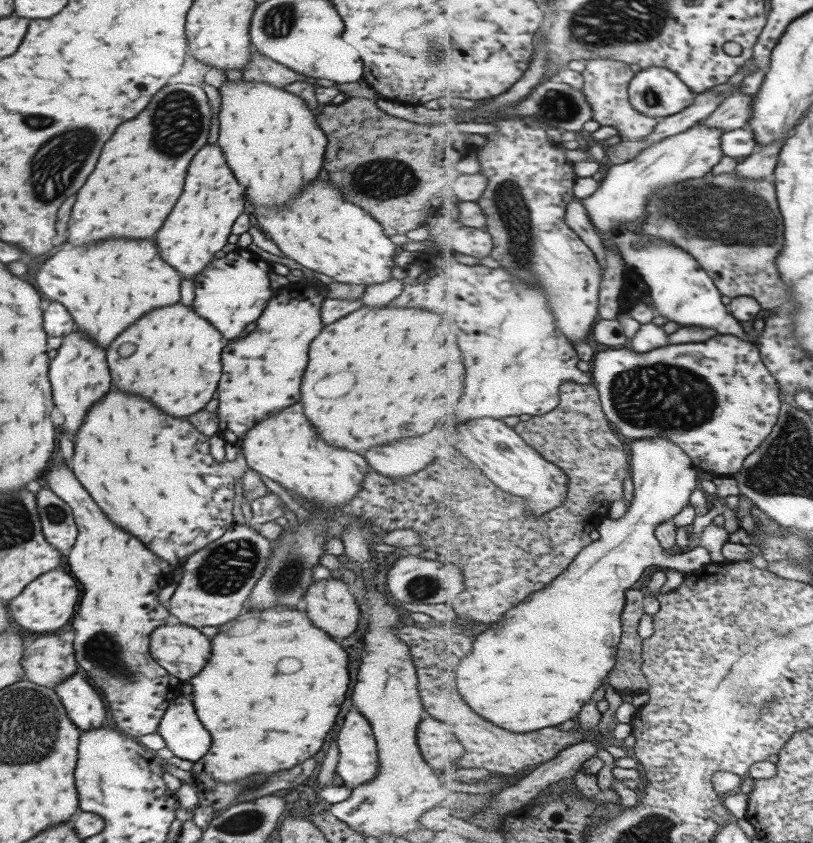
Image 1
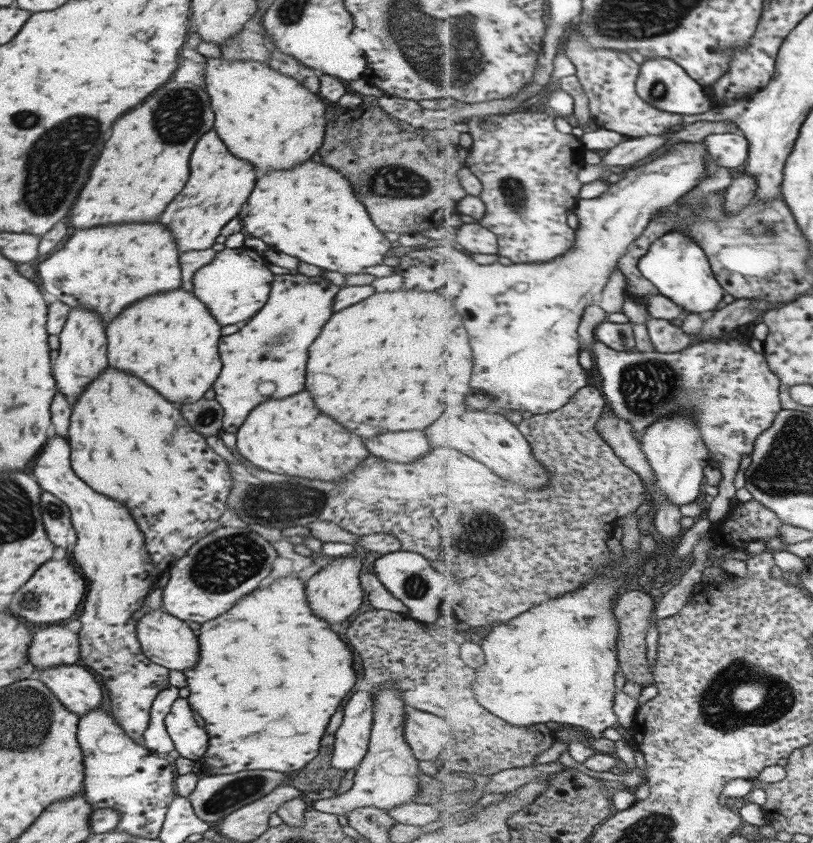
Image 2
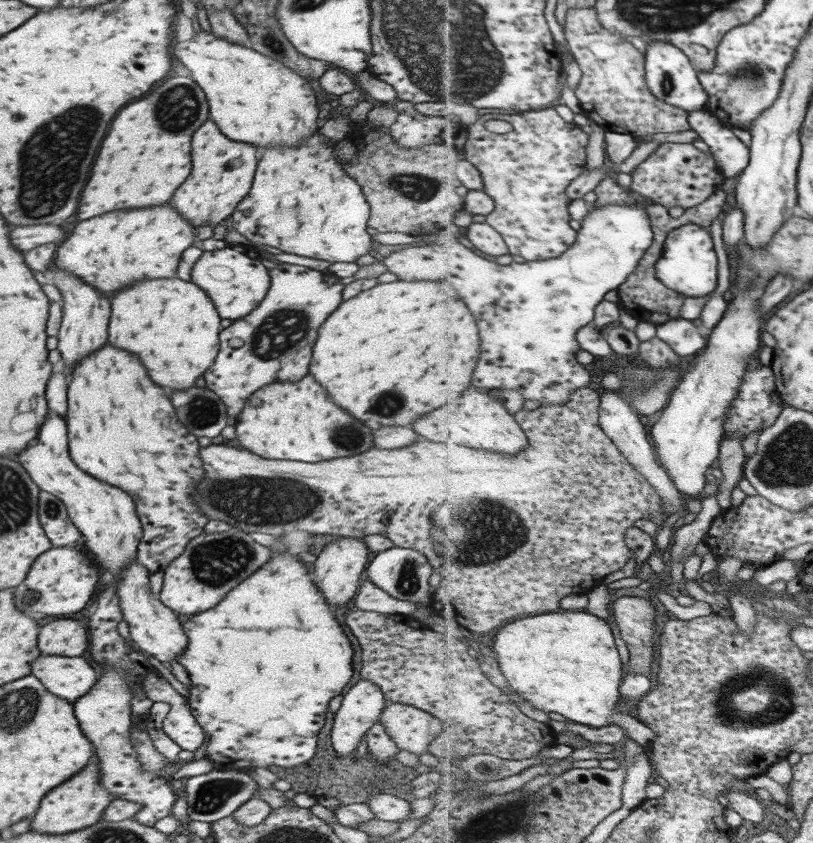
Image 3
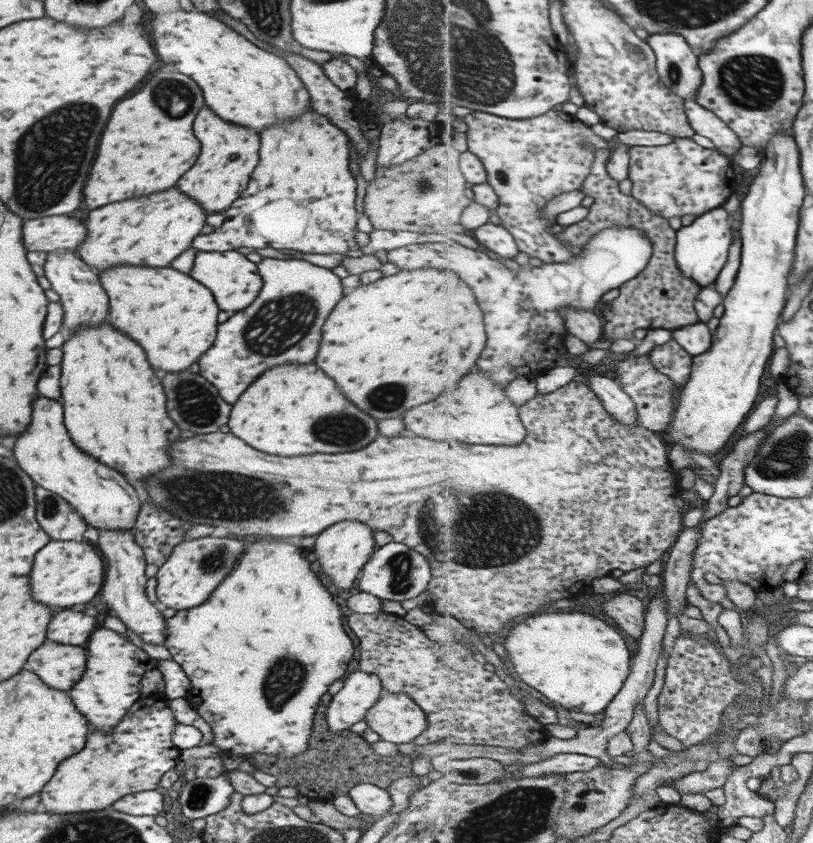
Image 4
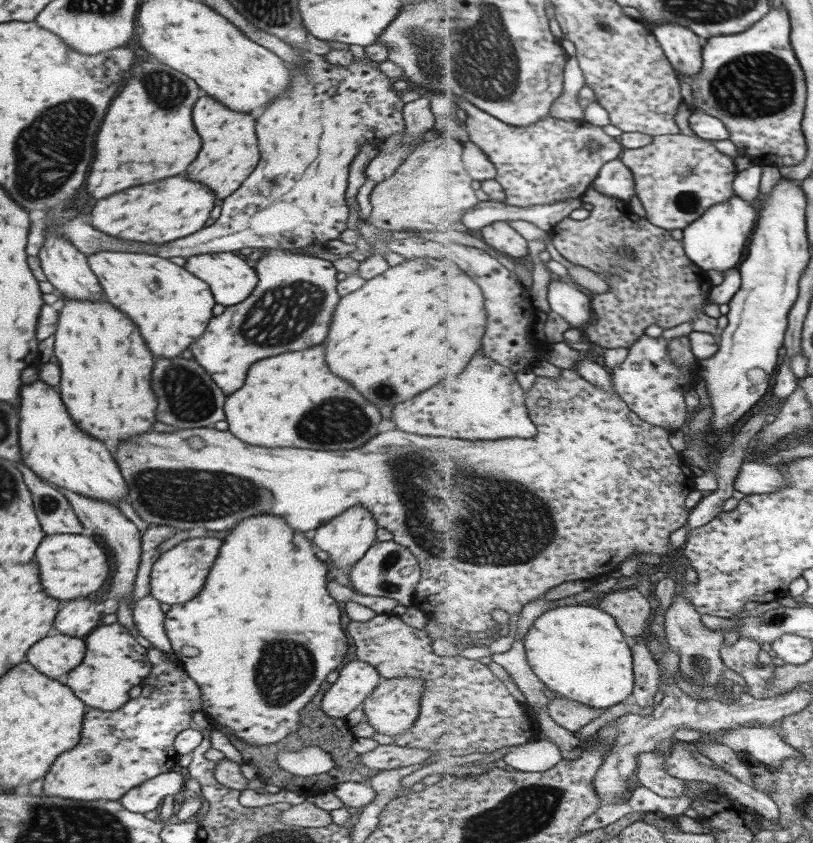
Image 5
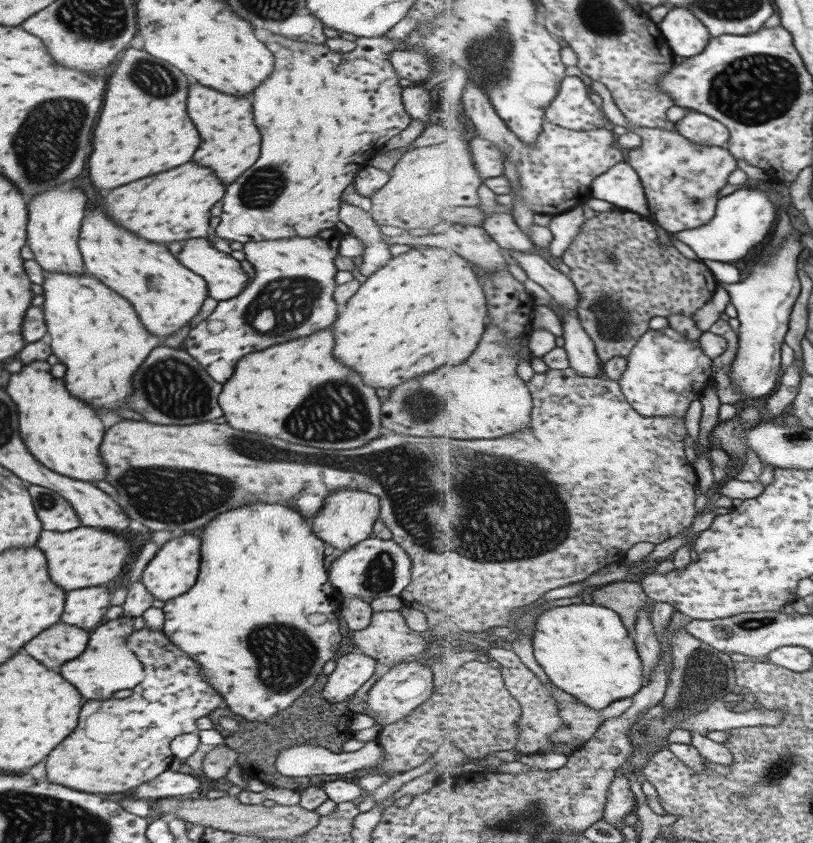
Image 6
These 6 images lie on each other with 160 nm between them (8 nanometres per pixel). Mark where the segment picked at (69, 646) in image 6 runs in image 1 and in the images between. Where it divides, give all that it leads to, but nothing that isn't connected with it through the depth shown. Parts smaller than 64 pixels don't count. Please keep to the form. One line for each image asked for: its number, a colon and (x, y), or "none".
1: (82, 704)
2: (73, 686)
3: (66, 677)
4: (59, 666)
5: (54, 656)

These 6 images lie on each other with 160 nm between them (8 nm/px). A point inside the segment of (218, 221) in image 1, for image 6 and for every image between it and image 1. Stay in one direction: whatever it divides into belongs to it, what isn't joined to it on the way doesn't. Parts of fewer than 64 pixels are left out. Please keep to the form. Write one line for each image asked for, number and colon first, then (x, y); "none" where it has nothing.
2: (219, 182)
3: (221, 171)
4: (228, 153)
5: (228, 153)
6: (229, 144)

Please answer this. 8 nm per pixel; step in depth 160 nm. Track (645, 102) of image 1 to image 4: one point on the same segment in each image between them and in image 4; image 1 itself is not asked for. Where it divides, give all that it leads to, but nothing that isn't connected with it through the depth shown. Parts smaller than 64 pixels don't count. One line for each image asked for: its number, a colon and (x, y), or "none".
2: (664, 83)
3: (671, 75)
4: (678, 62)

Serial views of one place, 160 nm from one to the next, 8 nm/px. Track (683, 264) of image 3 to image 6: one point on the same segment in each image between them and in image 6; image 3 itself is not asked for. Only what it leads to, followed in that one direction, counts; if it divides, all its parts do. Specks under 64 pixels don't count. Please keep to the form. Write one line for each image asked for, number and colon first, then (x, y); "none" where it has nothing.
4: (703, 246)
5: (716, 241)
6: (743, 220)

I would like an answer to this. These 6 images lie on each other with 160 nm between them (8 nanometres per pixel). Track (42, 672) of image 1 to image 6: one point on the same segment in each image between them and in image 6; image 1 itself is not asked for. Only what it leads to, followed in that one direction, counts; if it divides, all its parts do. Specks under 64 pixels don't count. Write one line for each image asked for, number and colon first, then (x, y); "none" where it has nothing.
2: (56, 645)
3: (66, 637)
4: (68, 627)
5: (78, 617)
6: (85, 607)

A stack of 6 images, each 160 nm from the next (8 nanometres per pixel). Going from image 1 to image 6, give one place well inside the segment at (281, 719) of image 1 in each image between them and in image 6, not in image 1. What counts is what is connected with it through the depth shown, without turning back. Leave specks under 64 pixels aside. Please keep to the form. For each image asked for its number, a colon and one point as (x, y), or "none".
2: (265, 696)
3: (263, 662)
4: (259, 651)
5: (267, 631)
6: (260, 622)

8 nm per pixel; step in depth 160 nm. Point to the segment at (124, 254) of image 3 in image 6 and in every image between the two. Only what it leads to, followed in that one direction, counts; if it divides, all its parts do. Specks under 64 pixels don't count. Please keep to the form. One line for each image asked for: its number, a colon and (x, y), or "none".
4: (151, 230)
5: (164, 210)
6: (173, 205)

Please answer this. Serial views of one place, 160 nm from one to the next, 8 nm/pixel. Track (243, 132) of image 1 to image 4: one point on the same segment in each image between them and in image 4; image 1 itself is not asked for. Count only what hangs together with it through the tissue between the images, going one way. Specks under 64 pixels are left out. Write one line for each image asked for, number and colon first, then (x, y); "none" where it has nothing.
2: (262, 116)
3: (252, 98)
4: (241, 83)

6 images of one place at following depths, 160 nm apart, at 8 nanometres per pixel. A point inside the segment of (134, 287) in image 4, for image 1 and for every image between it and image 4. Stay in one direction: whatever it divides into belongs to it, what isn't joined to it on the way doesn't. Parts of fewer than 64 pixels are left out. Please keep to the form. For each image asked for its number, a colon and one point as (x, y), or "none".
1: (174, 363)
2: (168, 340)
3: (171, 326)

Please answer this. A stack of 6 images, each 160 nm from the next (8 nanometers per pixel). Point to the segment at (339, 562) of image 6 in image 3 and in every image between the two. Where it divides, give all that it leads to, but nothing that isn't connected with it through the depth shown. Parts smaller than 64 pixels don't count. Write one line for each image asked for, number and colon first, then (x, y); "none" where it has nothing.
3: (404, 574)
4: (393, 573)
5: (386, 569)

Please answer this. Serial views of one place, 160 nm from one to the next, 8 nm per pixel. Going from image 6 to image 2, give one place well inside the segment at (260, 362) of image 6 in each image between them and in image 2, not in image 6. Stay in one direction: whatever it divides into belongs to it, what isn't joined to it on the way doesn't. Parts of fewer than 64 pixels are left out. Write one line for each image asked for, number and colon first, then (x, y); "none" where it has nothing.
2: (289, 436)
3: (296, 421)
4: (290, 409)
5: (291, 400)

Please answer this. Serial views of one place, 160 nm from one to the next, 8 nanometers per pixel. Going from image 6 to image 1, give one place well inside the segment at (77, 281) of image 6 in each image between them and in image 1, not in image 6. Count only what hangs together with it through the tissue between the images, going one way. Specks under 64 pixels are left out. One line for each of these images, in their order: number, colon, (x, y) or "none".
1: (152, 474)
2: (128, 443)
3: (121, 429)
4: (113, 407)
5: (104, 385)

